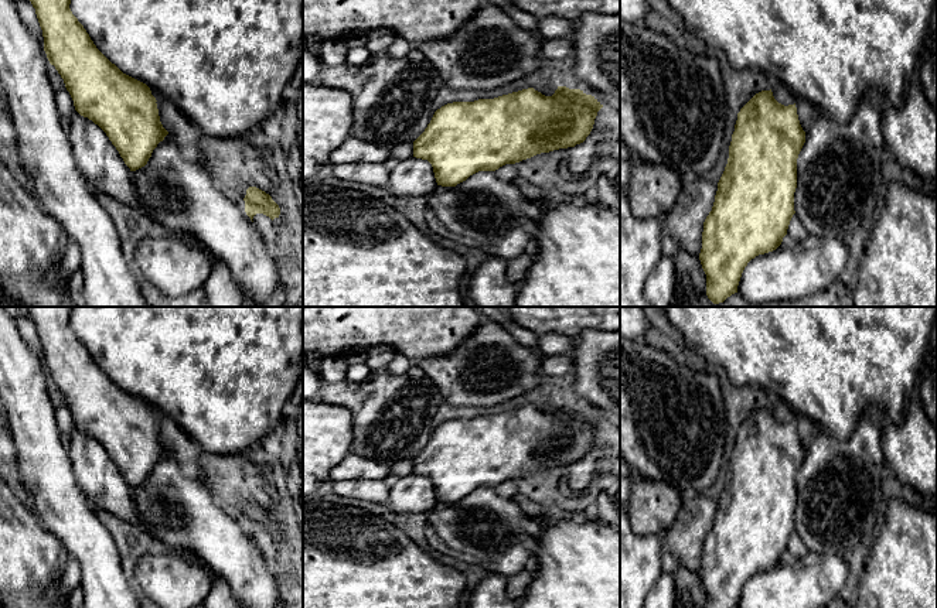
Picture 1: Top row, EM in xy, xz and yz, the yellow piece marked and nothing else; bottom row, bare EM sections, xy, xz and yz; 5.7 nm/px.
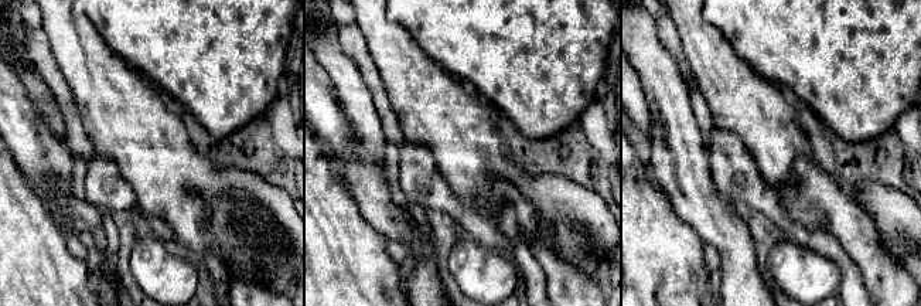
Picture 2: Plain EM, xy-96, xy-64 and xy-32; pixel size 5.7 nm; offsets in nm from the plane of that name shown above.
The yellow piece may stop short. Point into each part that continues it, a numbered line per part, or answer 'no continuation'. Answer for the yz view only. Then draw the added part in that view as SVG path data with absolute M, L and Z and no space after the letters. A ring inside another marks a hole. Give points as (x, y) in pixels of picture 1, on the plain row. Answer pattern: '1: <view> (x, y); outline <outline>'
1: yz (840, 501); outline M865 413L853 434L846 440L839 440L825 430L820 430L805 450L805 460L797 475L794 527L808 551L846 557L865 537L876 533L885 510L882 479L886 471L882 426L875 413Z

